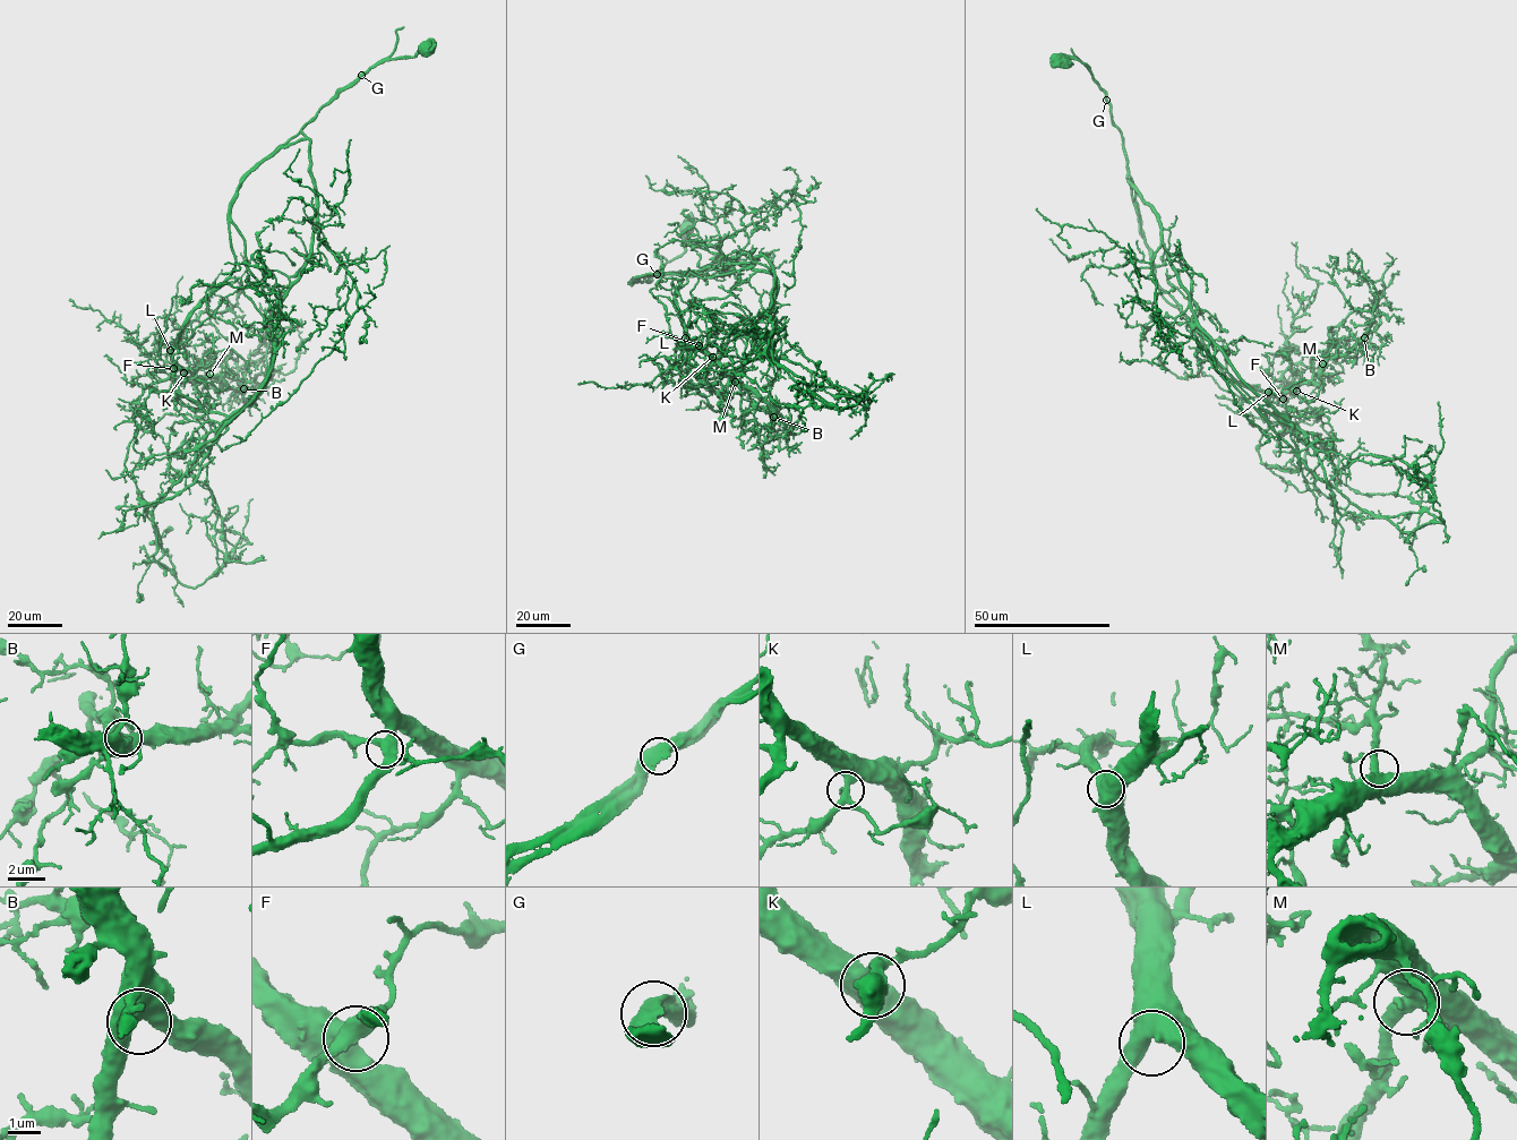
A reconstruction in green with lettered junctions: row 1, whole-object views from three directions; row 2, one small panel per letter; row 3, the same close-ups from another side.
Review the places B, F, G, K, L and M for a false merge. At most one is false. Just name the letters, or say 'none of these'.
G

